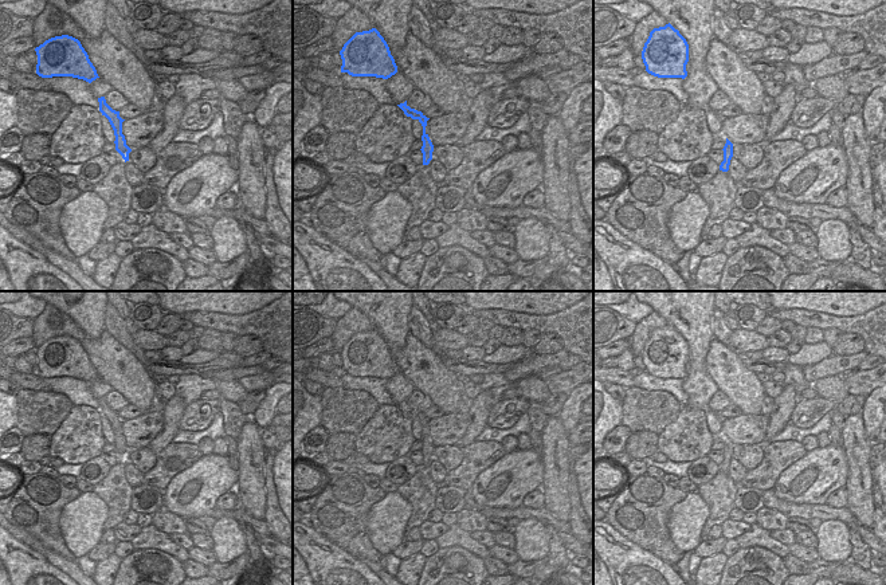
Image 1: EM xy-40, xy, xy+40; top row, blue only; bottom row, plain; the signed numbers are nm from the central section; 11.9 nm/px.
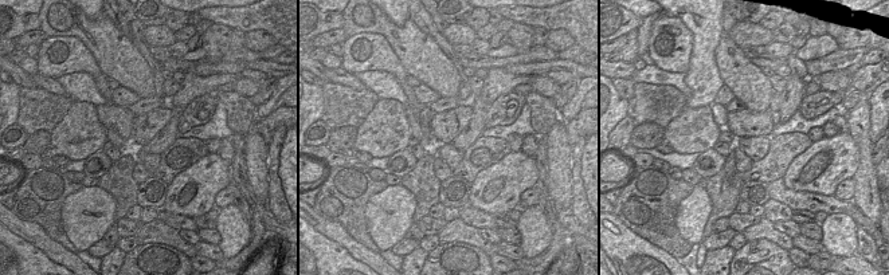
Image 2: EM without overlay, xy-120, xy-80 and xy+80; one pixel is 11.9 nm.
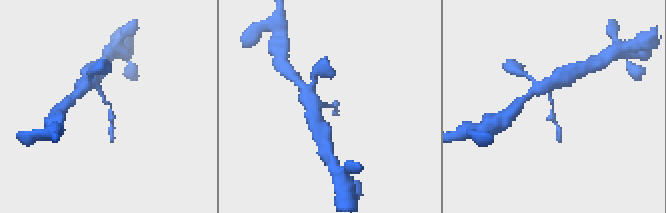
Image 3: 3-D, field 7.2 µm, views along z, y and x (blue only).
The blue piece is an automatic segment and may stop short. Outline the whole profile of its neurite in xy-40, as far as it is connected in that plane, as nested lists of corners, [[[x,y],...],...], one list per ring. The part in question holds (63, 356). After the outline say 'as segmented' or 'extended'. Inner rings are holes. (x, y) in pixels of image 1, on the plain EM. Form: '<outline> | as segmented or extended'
[[[72,337],[51,338],[35,352],[36,374],[42,378],[72,377],[89,384],[99,378],[81,342]]] | as segmented

